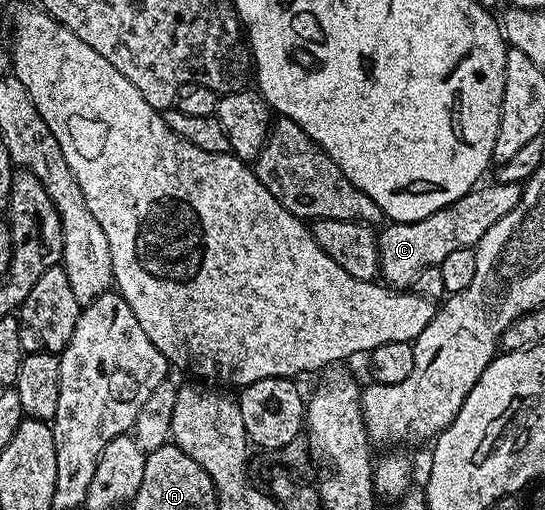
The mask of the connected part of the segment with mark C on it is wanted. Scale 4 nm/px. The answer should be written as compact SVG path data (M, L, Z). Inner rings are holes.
M496 181L495 186L480 184L469 191L461 200L425 216L416 222L391 222L378 231L379 272L382 281L392 288L414 287L417 276L425 268L441 266L449 252L467 247L476 247L479 241L501 220L517 208L523 195L523 186L518 182Z

